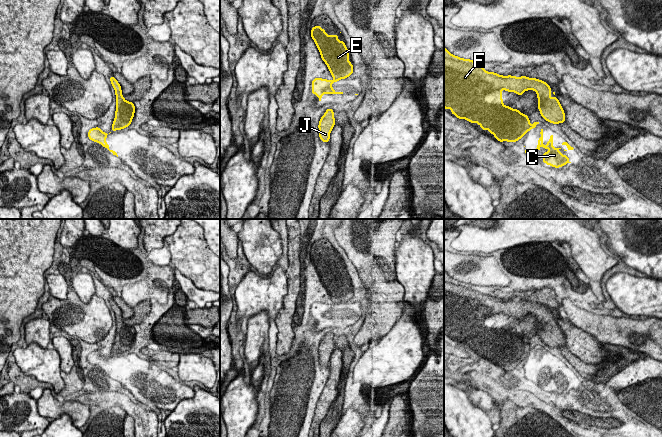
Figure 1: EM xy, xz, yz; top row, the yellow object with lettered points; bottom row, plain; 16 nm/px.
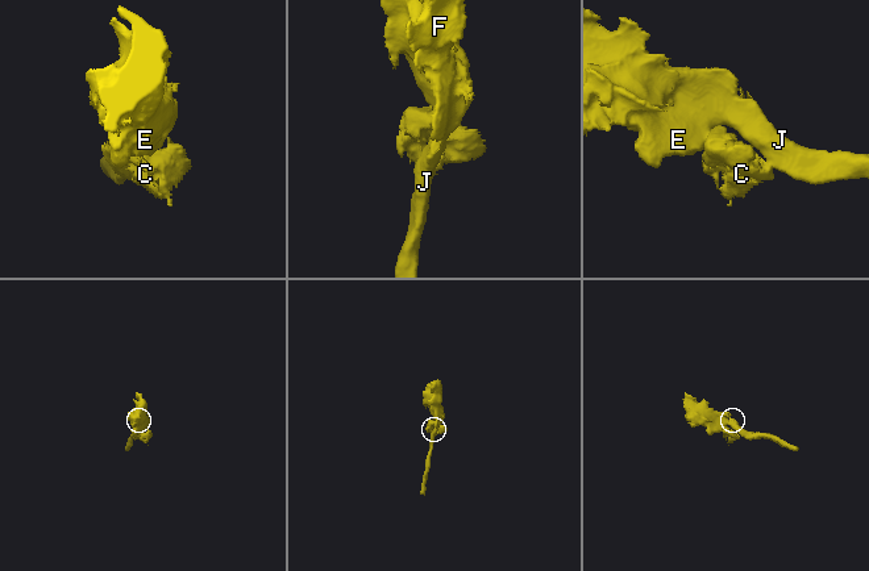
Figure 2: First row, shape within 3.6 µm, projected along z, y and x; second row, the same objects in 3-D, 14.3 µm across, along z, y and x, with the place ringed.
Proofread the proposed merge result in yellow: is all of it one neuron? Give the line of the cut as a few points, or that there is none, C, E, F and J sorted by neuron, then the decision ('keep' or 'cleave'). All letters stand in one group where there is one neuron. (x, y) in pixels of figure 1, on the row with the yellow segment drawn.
xz (335, 78), (339, 79) | C / E F J | cleave

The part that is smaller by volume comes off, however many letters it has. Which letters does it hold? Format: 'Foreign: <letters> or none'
Foreign: C

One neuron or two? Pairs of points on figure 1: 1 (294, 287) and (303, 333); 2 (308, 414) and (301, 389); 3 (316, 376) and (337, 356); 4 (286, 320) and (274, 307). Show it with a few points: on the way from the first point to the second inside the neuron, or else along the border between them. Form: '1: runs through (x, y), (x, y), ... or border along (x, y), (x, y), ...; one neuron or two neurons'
1: border along (299, 306), (294, 314), (292, 329); two neurons
2: runs through (302, 408), (301, 395); one neuron
3: border along (329, 375), (325, 383); two neurons
4: border along (288, 289), (283, 298), (283, 307), (274, 320); two neurons

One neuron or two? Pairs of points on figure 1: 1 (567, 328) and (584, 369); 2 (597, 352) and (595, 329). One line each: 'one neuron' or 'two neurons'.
1: two neurons
2: two neurons

